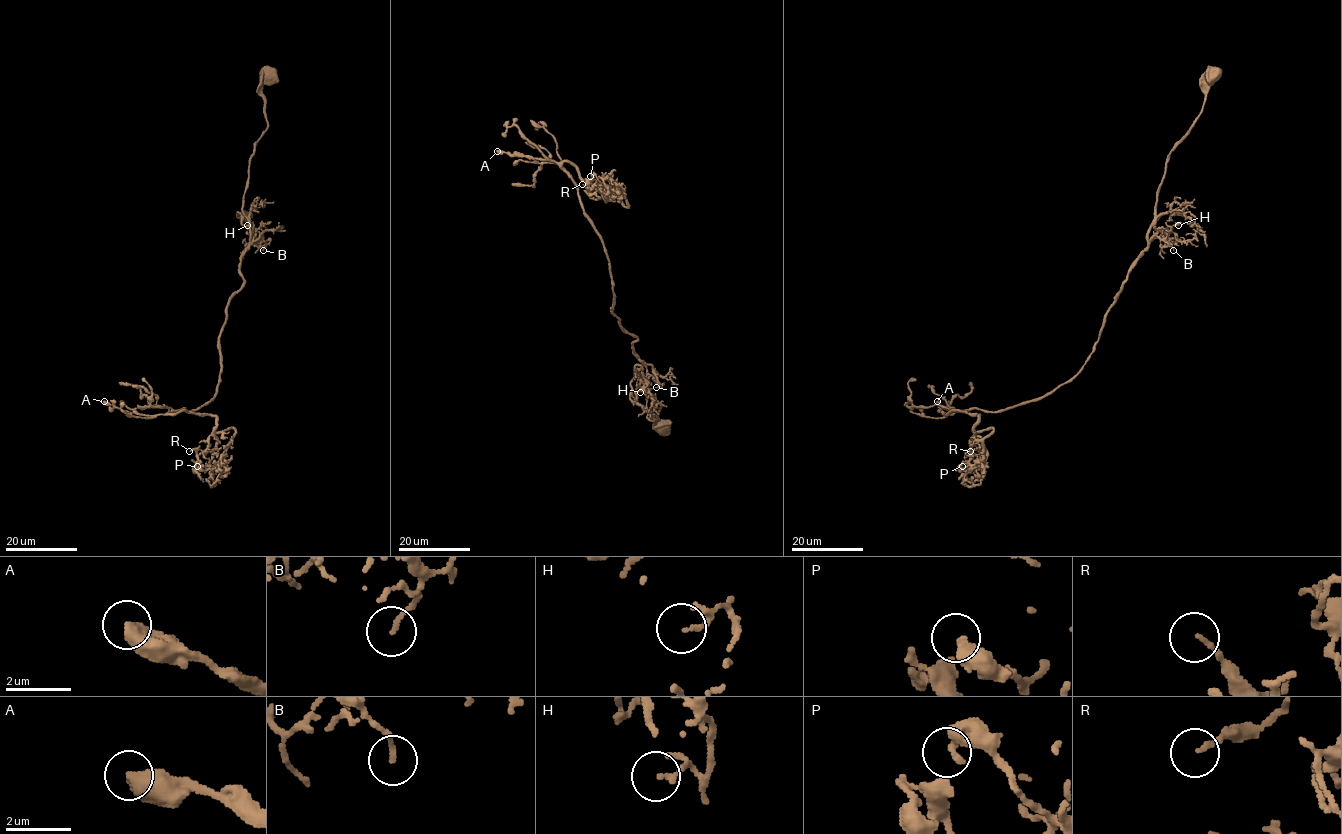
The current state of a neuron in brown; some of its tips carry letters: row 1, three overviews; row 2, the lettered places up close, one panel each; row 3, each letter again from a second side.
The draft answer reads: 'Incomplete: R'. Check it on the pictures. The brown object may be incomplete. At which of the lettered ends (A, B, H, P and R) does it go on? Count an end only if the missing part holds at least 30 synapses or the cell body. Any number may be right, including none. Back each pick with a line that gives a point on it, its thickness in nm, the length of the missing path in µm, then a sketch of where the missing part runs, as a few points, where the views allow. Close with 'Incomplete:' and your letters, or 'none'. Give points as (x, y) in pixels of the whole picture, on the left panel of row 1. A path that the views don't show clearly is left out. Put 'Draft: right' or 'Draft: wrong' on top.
Draft: wrong
Incomplete: none

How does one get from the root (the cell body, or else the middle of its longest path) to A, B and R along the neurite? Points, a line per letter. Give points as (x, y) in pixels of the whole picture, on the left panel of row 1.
A: (269, 75), (267, 129), (243, 196), (244, 281), (219, 339), (215, 395), (191, 412), (154, 415), (104, 401)
B: (269, 75), (262, 89), (267, 129), (251, 155), (242, 206), (250, 239), (259, 235), (263, 250)
R: (269, 75), (217, 391), (168, 413), (215, 417), (215, 446), (189, 451)

